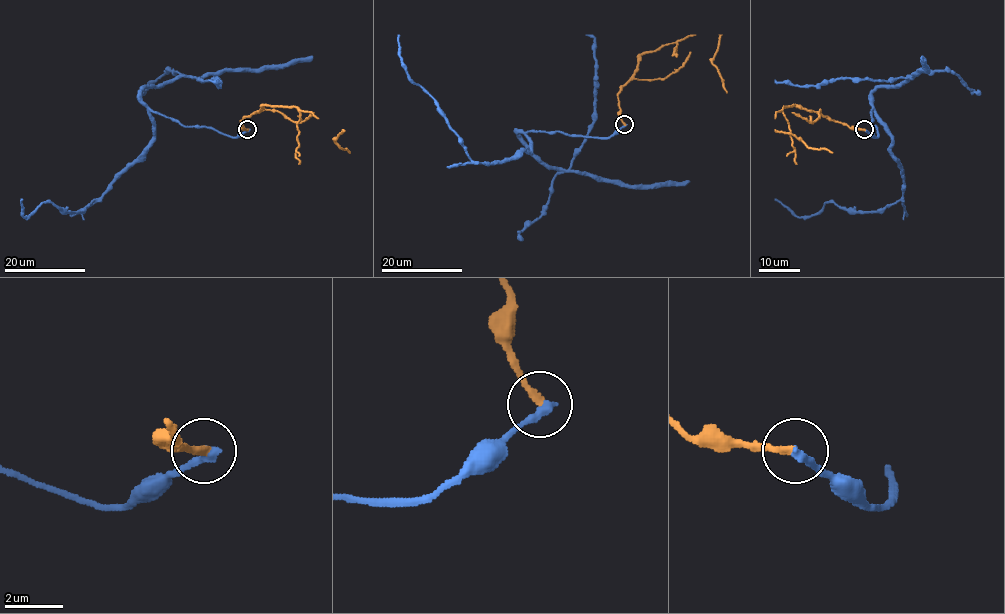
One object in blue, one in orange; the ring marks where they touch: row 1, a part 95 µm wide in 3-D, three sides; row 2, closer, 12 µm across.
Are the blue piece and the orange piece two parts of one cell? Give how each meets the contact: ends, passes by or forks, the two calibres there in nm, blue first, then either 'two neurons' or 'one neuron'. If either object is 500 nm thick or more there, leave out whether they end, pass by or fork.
blue ends | orange ends | 320/280 nm | two neurons

